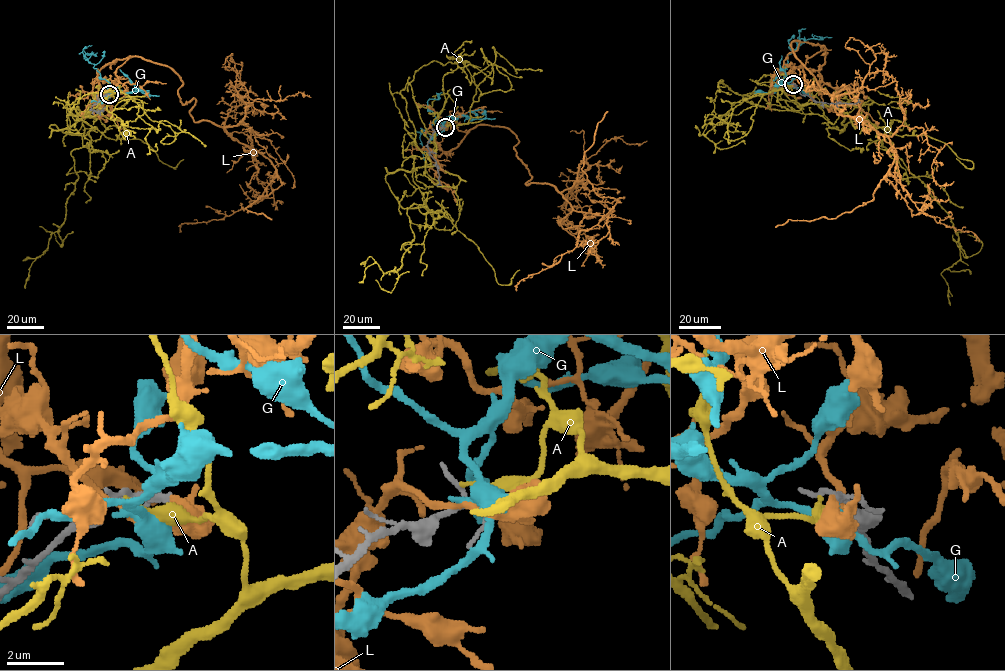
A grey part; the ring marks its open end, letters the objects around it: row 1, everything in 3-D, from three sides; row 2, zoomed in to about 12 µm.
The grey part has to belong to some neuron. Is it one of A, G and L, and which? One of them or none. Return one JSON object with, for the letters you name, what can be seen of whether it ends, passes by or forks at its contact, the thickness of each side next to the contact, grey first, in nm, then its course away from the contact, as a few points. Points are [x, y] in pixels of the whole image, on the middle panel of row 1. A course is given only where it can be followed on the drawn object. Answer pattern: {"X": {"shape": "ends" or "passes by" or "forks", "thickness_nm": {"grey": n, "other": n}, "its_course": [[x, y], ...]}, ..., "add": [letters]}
{"add": []}

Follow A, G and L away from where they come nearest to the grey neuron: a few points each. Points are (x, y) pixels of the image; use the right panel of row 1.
A: (792, 84), (801, 105), (885, 129), (881, 146), (946, 212), (960, 258), (940, 275), (950, 305)
G: (793, 84), (781, 81), (785, 80), (787, 56), (807, 39), (832, 37)
L: (793, 84), (818, 45), (791, 43), (888, 137), (887, 178), (911, 213), (979, 242)

